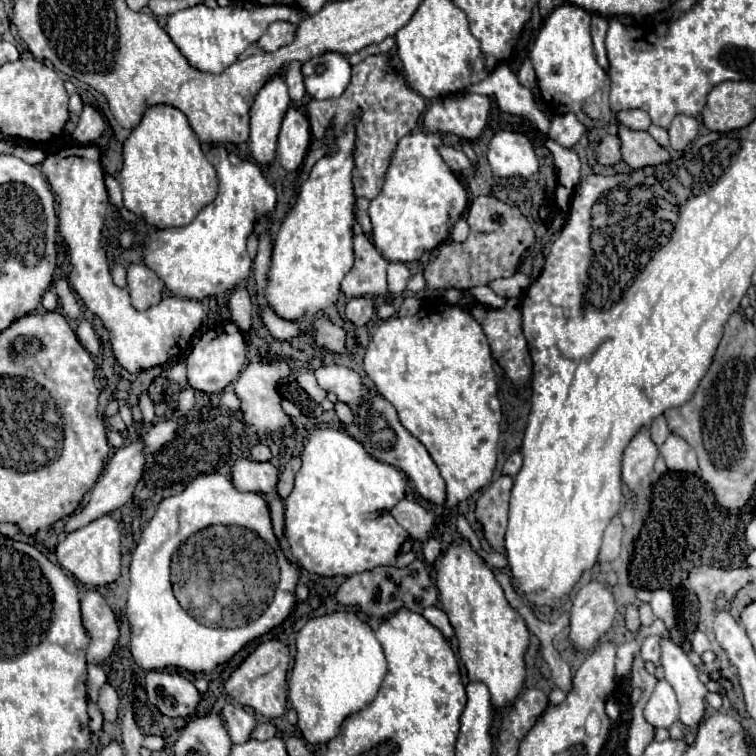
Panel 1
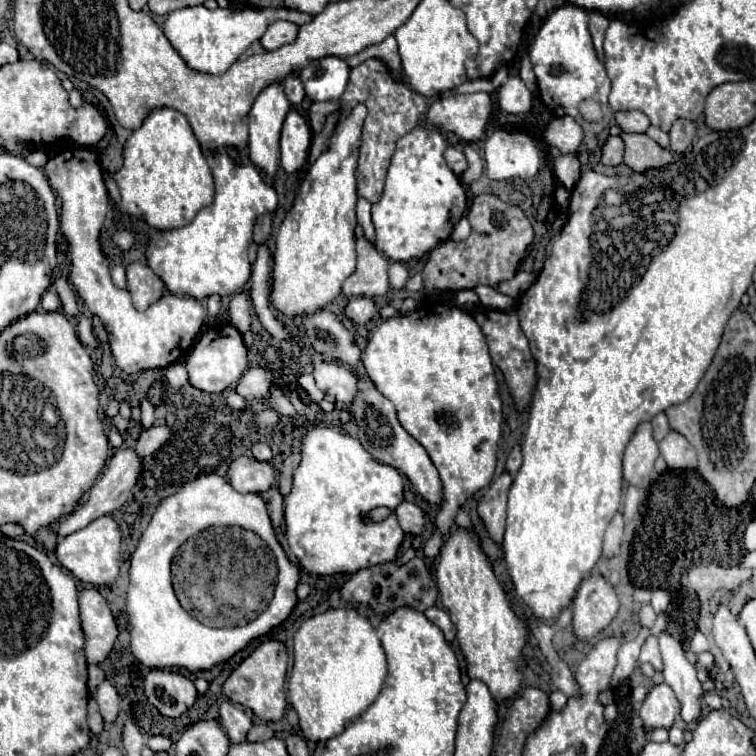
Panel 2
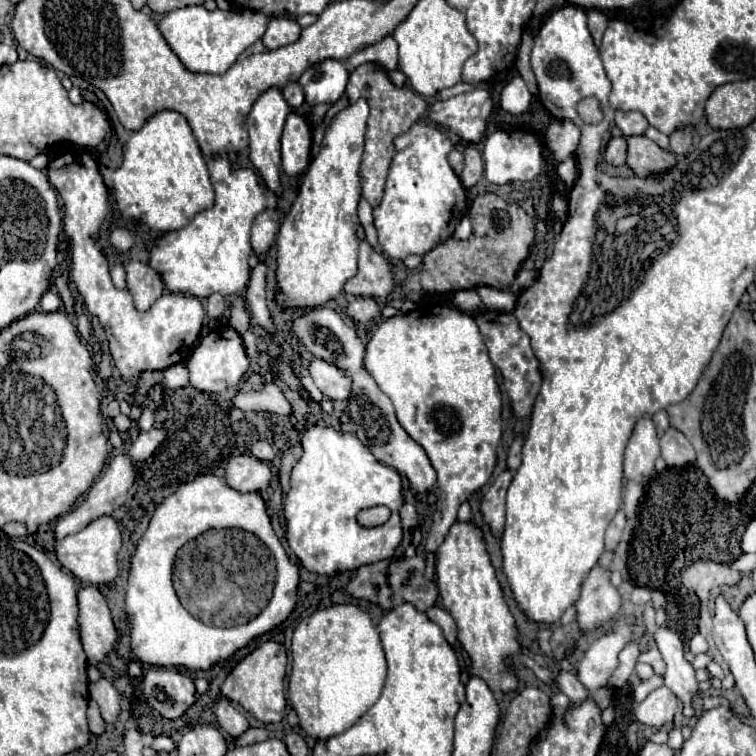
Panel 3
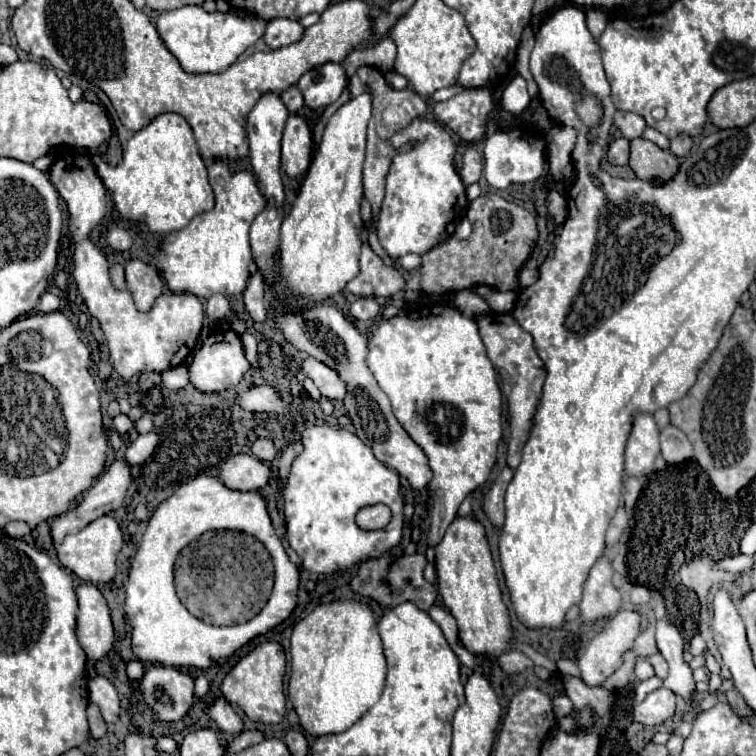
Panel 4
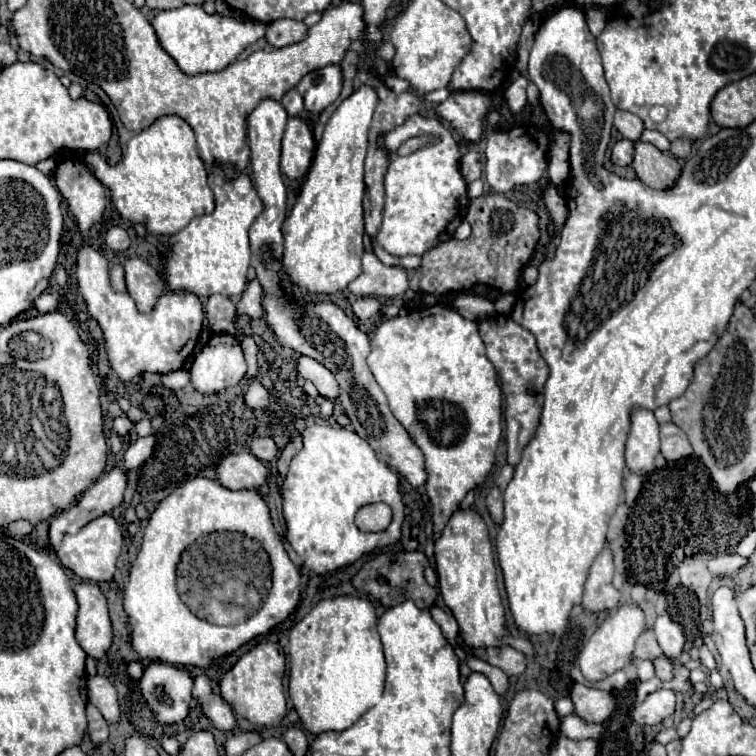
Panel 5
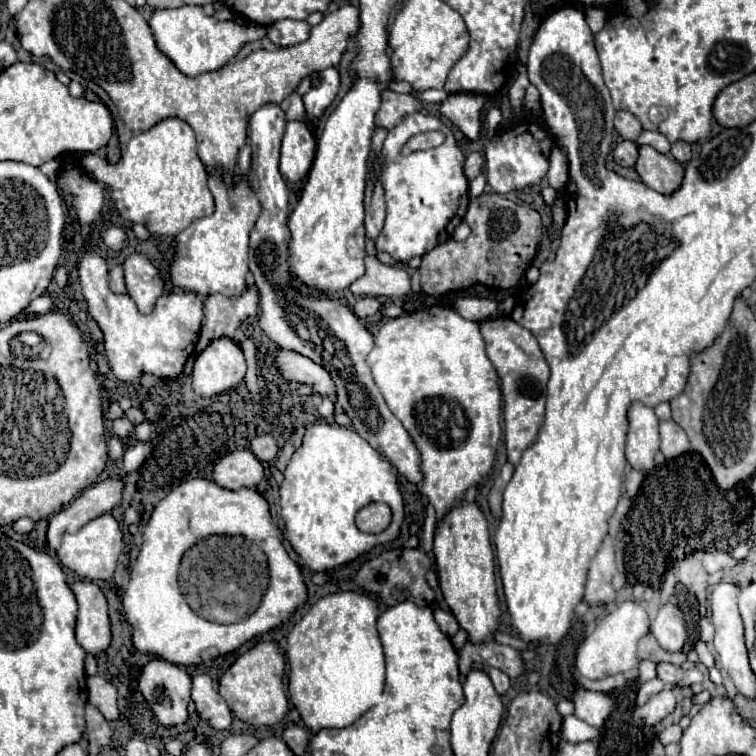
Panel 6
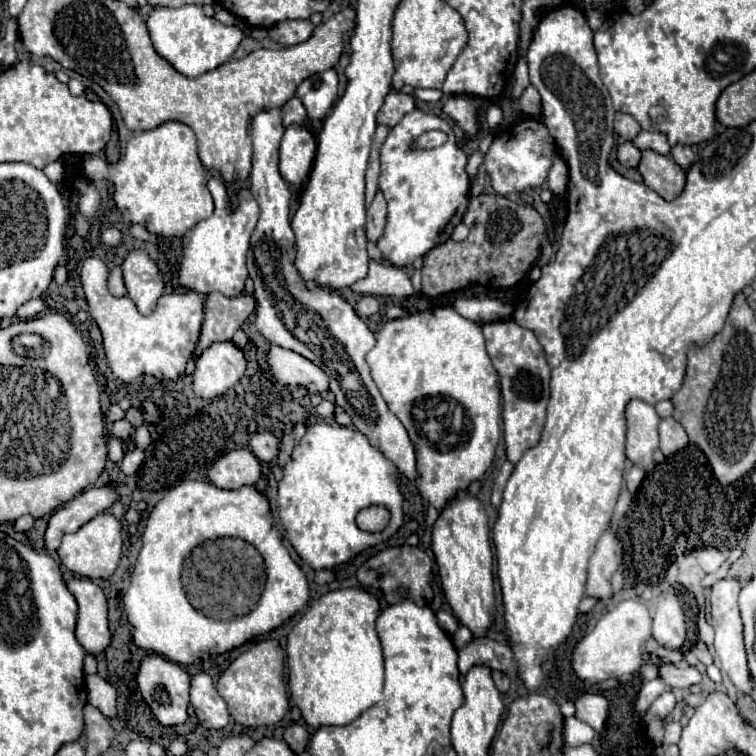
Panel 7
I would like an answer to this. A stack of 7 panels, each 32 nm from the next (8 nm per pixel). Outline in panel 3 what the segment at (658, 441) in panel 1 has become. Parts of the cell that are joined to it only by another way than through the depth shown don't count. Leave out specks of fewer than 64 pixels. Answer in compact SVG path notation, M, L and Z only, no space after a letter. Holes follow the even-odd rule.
M660 410L660 412L656 412L656 414L652 416L652 420L654 420L654 426L656 426L658 438L662 438L664 432L670 428L670 426L668 426L668 414L666 414L664 410Z

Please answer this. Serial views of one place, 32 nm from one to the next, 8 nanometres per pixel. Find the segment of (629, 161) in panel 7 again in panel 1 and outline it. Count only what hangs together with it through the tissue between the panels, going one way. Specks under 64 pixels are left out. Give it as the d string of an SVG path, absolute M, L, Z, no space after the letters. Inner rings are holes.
M606 134L598 144L596 144L596 162L598 164L604 164L604 166L612 166L612 164L618 164L622 160L620 156L620 140L618 136L610 136Z

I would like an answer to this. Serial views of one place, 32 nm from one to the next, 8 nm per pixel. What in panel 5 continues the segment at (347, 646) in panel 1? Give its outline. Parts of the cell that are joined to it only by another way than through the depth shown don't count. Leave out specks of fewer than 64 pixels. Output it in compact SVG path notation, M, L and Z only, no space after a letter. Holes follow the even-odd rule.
M338 596L318 602L290 632L290 686L288 694L300 716L304 730L318 736L322 732L342 732L350 728L368 708L380 702L384 690L386 662L376 630L376 610L372 602L354 596Z

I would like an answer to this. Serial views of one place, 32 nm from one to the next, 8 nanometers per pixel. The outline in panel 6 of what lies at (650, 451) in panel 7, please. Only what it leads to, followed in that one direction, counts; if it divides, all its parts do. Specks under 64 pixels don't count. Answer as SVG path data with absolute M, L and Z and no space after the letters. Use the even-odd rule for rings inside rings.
M634 402L628 410L628 440L626 440L626 460L634 470L650 472L654 468L654 456L660 448L658 438L658 418L652 408Z

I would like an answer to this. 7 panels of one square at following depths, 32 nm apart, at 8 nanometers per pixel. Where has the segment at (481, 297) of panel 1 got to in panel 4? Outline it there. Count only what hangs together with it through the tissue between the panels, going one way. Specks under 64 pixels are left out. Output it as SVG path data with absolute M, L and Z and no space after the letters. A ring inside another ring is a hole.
M480 286L480 296L486 300L486 304L500 314L510 314L516 302L516 294L514 292L500 292L500 290L492 290L488 286Z

